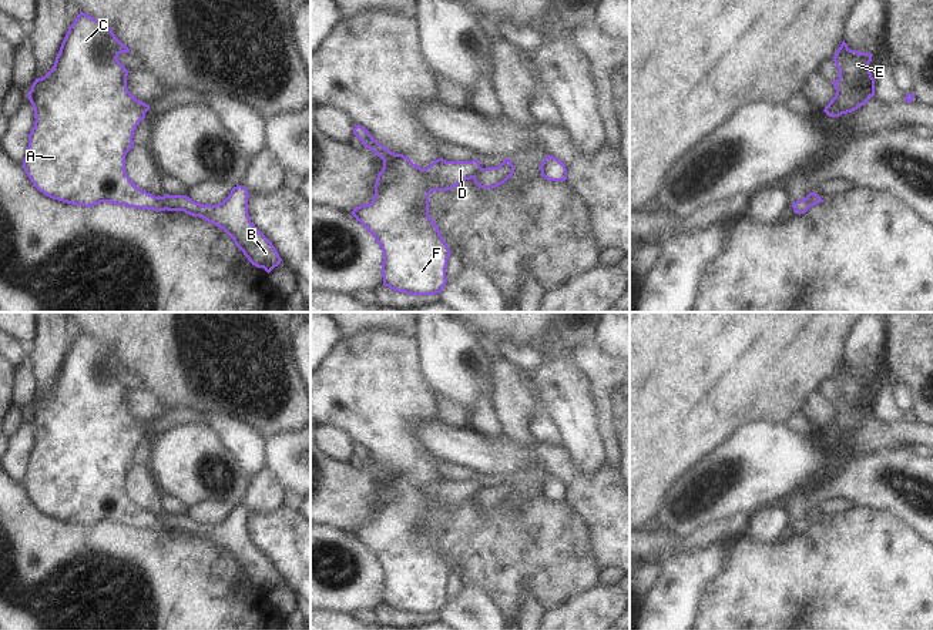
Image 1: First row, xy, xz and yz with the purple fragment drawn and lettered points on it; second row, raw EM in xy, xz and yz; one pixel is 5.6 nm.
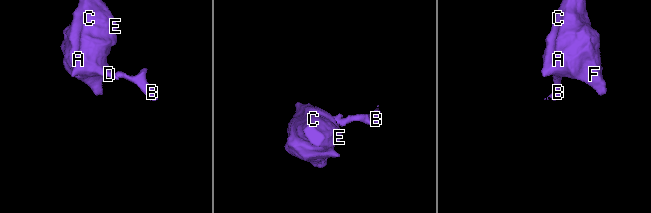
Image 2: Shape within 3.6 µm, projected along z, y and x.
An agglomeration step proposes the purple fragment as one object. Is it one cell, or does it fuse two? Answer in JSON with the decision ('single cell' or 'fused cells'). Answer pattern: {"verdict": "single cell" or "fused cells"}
{"verdict": "fused cells"}

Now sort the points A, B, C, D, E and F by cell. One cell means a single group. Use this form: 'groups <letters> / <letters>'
groups A C D E F / B

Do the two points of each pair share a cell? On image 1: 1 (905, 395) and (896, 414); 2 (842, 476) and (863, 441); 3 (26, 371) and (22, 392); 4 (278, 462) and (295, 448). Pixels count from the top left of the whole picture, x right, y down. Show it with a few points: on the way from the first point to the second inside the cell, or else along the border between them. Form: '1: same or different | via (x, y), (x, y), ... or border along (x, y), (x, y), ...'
1: different | border along (896, 385), (895, 402), (905, 414)
2: different | border along (885, 448), (845, 459)
3: same | via (24, 377), (24, 386)
4: same | via (282, 458), (291, 452)

